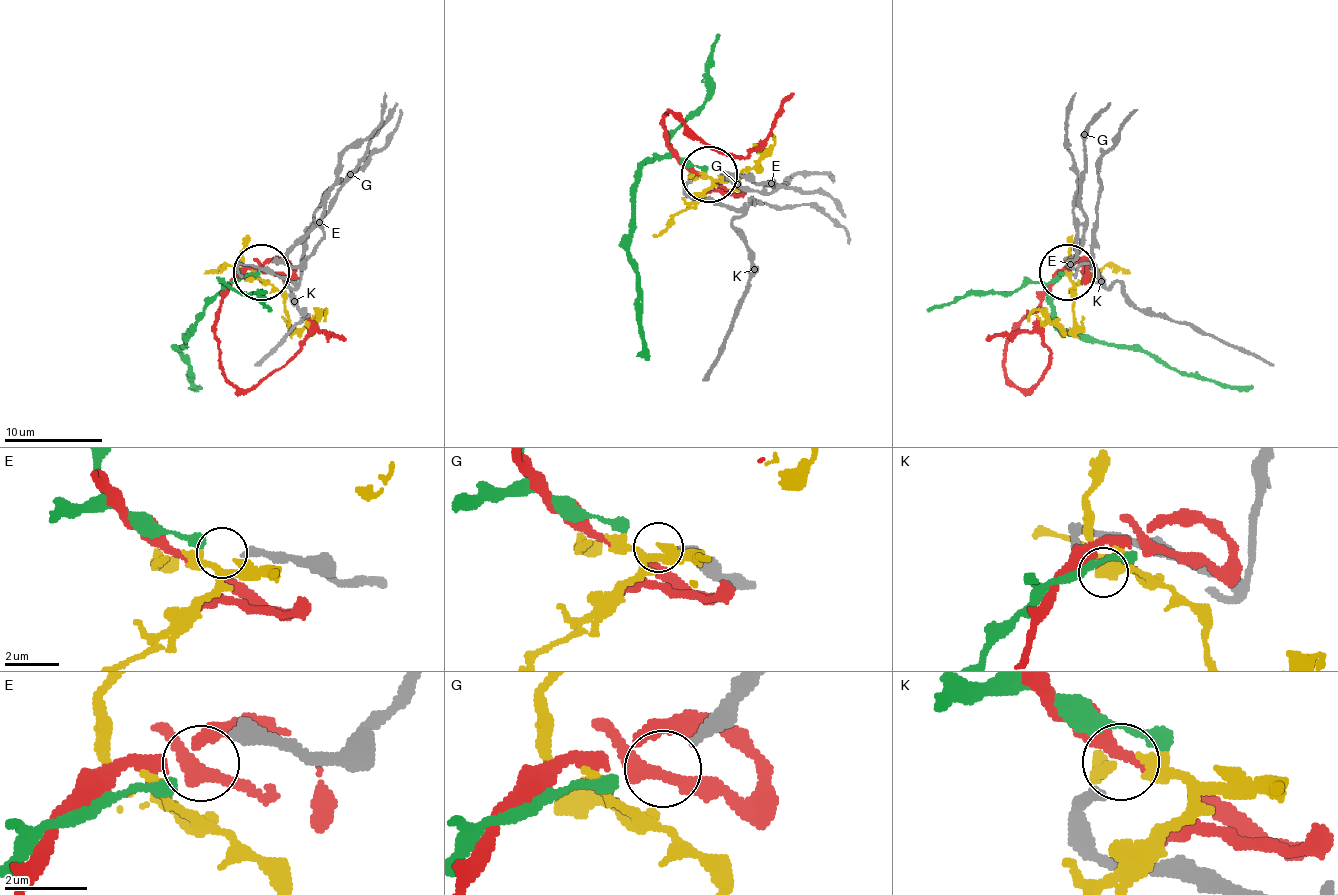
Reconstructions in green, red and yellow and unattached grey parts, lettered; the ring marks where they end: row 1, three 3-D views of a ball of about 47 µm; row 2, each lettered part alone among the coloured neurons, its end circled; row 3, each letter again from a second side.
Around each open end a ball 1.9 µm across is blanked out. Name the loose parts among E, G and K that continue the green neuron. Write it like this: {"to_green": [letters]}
{"to_green": ["E"]}

